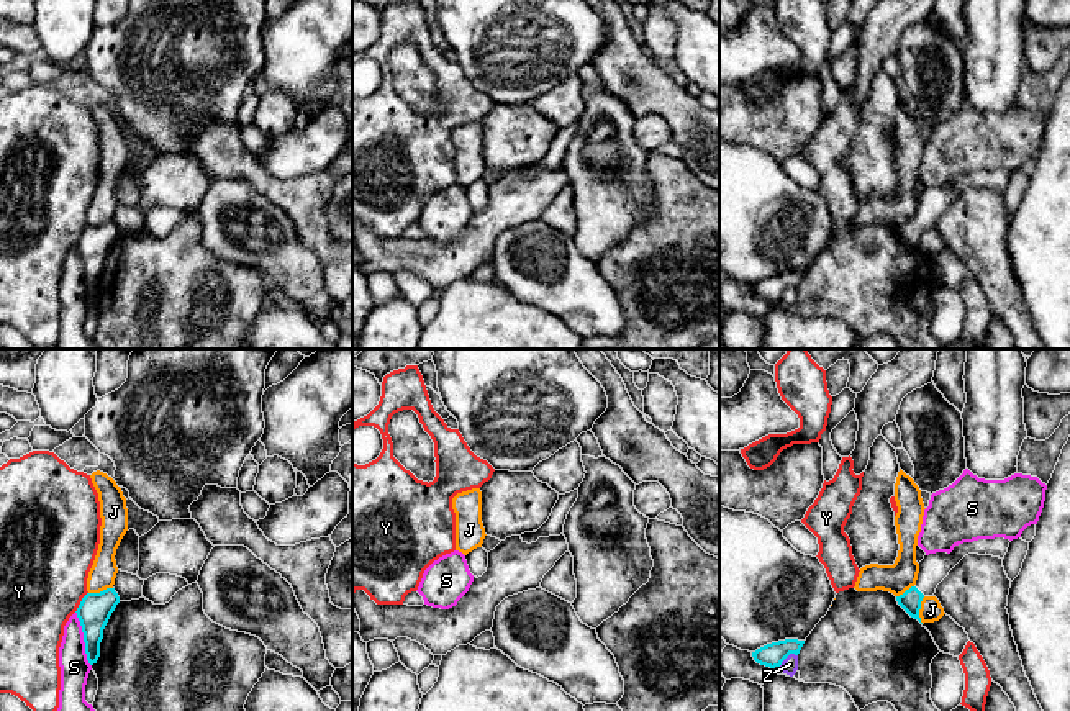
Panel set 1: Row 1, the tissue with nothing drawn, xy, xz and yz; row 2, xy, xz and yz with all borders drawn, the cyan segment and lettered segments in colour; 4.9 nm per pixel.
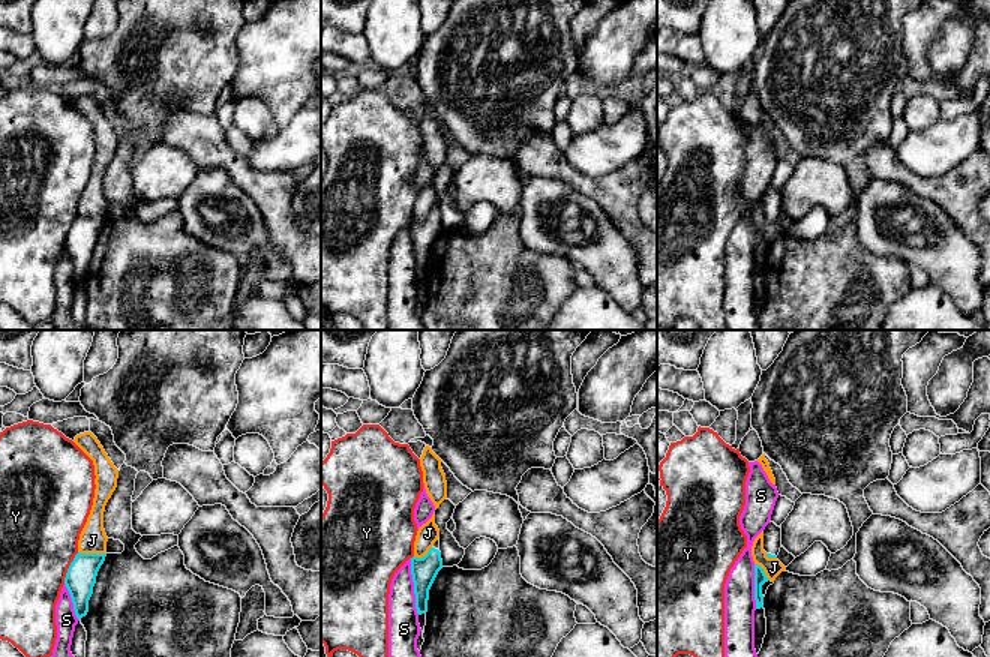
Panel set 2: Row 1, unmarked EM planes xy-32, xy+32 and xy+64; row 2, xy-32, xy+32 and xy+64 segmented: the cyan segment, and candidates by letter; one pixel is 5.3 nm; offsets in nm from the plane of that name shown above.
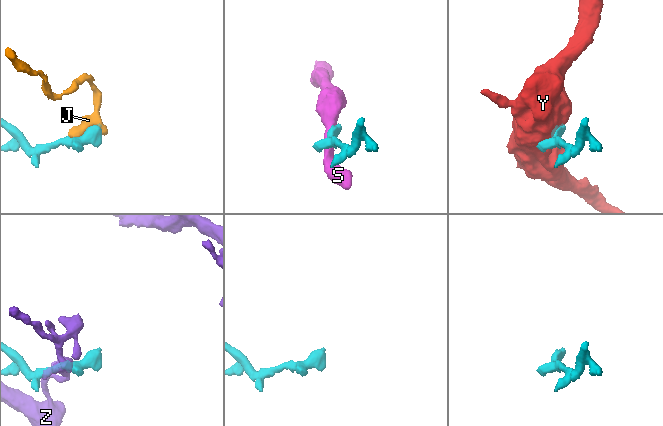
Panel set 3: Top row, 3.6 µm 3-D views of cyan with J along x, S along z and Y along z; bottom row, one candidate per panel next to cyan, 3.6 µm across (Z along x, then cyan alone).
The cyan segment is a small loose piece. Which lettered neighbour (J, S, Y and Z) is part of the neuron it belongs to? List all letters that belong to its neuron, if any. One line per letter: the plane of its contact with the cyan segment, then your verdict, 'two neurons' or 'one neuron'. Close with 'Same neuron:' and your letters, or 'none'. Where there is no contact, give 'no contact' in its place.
J: contact in yz; two neurons
S: contact in xy; two neurons
Y: contact in xy; two neurons
Z: contact in yz; two neurons
Same neuron: none

